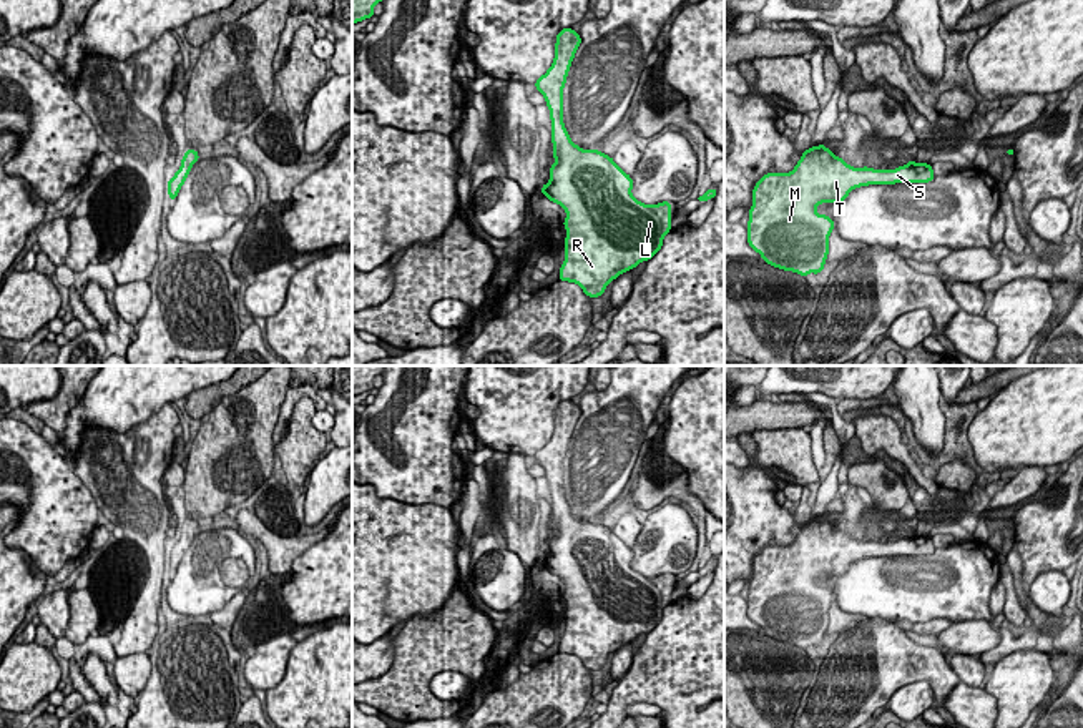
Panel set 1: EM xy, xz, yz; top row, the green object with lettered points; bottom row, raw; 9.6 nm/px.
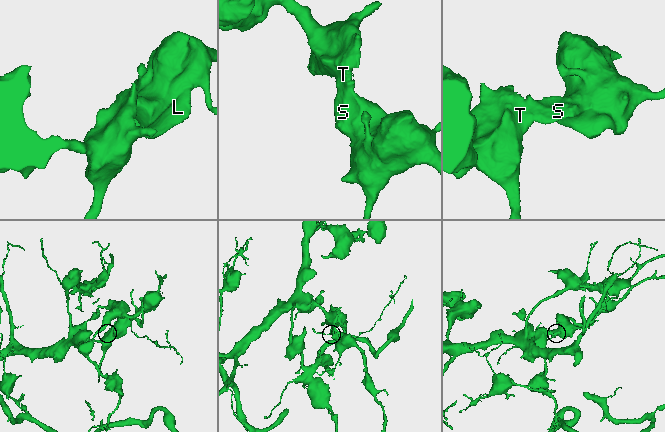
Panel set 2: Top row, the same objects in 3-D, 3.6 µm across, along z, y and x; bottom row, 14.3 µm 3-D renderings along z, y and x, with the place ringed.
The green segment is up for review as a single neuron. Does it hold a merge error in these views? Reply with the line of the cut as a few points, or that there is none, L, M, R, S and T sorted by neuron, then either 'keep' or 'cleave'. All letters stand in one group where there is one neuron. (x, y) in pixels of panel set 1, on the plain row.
no cut | L M R S T | keep

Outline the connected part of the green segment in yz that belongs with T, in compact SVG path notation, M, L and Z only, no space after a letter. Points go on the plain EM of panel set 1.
M826 517L802 524L791 545L767 545L752 562L752 578L747 593L747 617L761 630L779 642L801 648L819 647L829 627L829 608L834 602L831 588L817 587L821 575L842 575L849 565L869 557L929 555L935 552L932 537L915 532L895 542L852 540L844 530L834 527Z

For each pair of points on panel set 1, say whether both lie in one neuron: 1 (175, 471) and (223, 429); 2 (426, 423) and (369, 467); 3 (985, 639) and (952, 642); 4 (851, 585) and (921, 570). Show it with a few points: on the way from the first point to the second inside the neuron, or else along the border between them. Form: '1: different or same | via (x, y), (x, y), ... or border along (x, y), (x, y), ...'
1: different | border along (185, 469), (185, 479), (180, 486)
2: same | via (407, 442), (407, 466), (402, 469), (389, 467)
3: same | via (977, 639), (960, 639)
4: same | via (867, 585), (904, 585)

